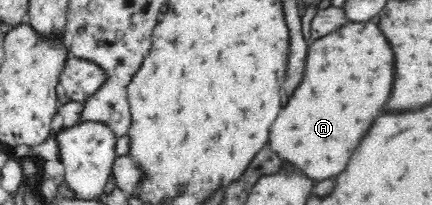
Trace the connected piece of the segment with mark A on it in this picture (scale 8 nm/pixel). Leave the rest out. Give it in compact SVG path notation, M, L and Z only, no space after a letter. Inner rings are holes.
M346 22L338 31L316 39L308 49L300 87L270 127L272 151L310 179L338 175L388 101L392 81L392 49L374 23Z

